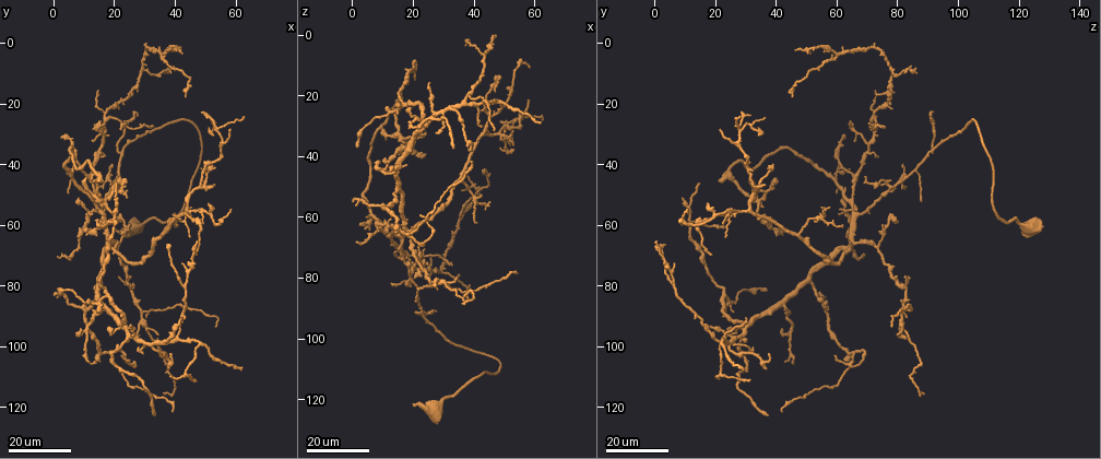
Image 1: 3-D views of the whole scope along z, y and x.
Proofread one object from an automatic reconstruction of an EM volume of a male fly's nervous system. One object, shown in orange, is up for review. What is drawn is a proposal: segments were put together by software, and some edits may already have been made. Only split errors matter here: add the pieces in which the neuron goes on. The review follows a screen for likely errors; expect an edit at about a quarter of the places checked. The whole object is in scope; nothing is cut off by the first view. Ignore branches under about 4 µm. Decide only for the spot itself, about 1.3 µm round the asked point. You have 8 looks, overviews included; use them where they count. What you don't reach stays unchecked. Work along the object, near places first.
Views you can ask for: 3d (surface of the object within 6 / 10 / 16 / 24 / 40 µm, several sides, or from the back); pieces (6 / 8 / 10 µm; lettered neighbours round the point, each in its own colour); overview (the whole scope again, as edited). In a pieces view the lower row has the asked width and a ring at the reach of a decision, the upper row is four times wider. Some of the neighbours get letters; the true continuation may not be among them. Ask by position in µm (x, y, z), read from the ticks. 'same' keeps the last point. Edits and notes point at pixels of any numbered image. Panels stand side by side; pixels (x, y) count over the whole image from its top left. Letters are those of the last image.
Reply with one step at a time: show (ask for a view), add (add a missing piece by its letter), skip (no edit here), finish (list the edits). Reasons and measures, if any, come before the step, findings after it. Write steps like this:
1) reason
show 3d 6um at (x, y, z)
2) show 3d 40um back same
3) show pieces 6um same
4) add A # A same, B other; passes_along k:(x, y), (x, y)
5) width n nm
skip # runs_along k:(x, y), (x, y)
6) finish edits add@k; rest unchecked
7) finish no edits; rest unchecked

an open end
show 3d 24um at (39, 110, 21)

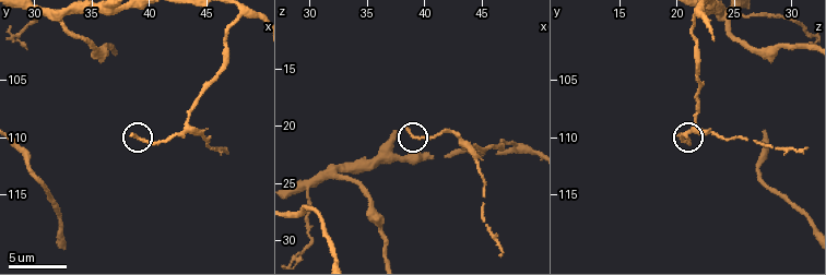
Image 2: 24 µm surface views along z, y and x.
show 3d 10um at (38.6, 109.8, 20.2)

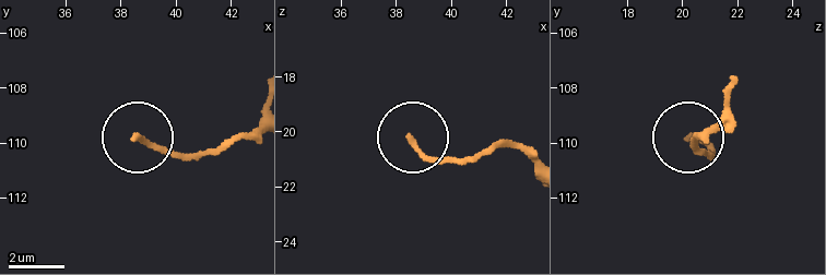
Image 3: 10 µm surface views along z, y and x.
show pieces 10um at (38.5, 109.8, 20.2)

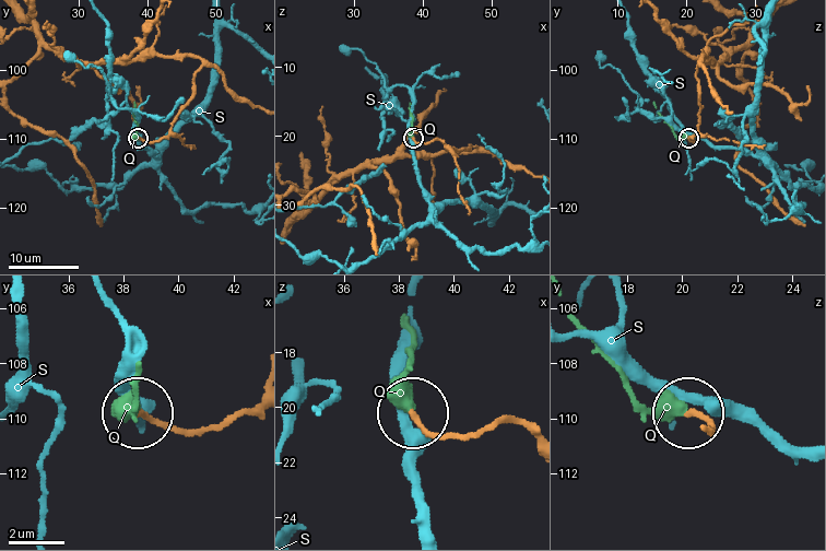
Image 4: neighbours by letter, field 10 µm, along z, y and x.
add Q # Q same, S other; the neuron continues

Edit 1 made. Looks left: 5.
branch stops here
show 3d 24um at (20, 51, 10)

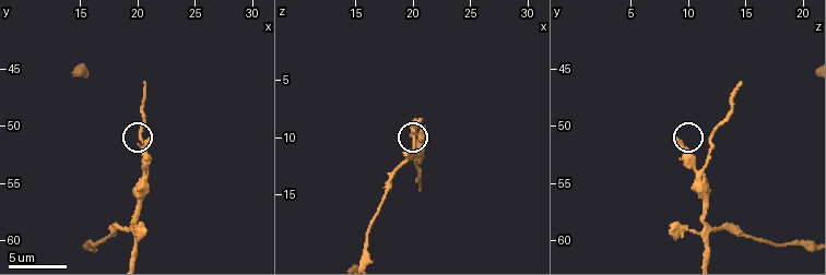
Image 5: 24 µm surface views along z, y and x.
show pieces 8um at (21.0, 51.2, 9.2)

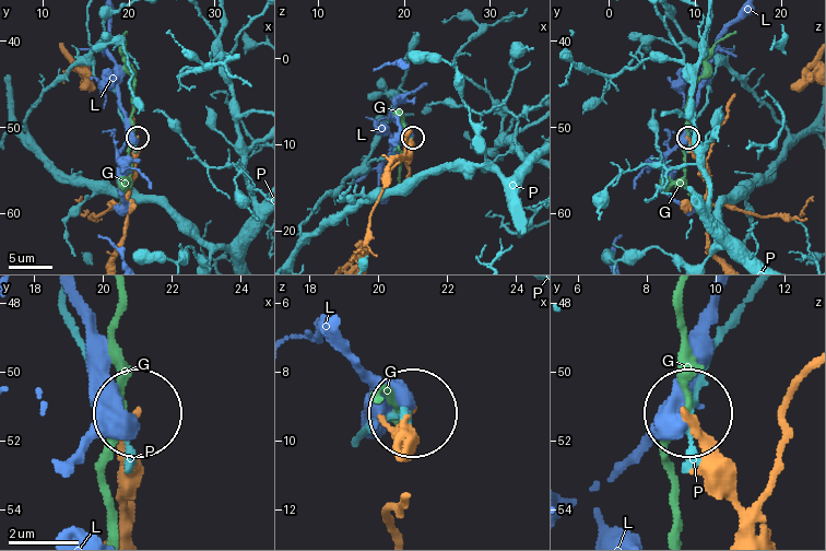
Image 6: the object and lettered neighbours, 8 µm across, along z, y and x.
skip # G other, L other, P other; no lettered piece goes on from it

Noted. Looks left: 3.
an open end
show 3d 24um at (10, 94, 42)

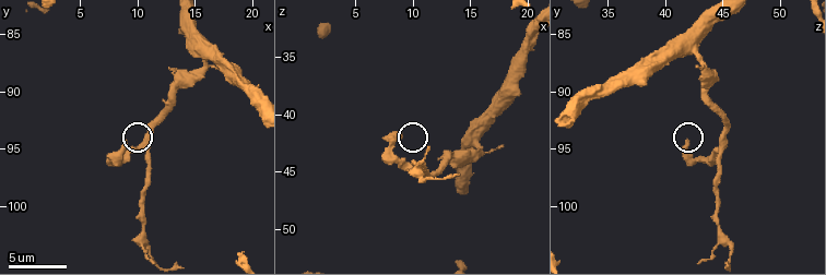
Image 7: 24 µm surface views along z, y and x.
see the neighbours
show pieces 8um at (8.8, 94.2, 41.8)

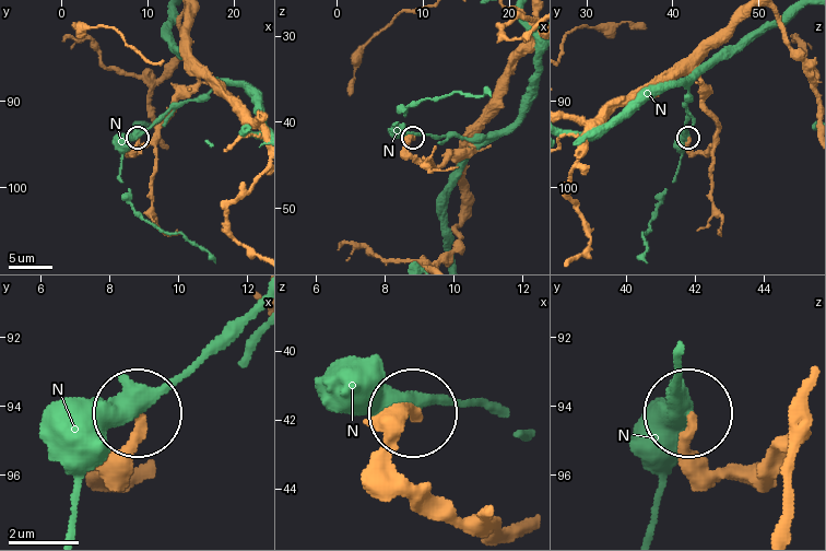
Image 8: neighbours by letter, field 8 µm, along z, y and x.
skip # N other; none of them fits

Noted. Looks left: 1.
tapers out
show pieces 10um at (20.6, 46.6, 14.6)

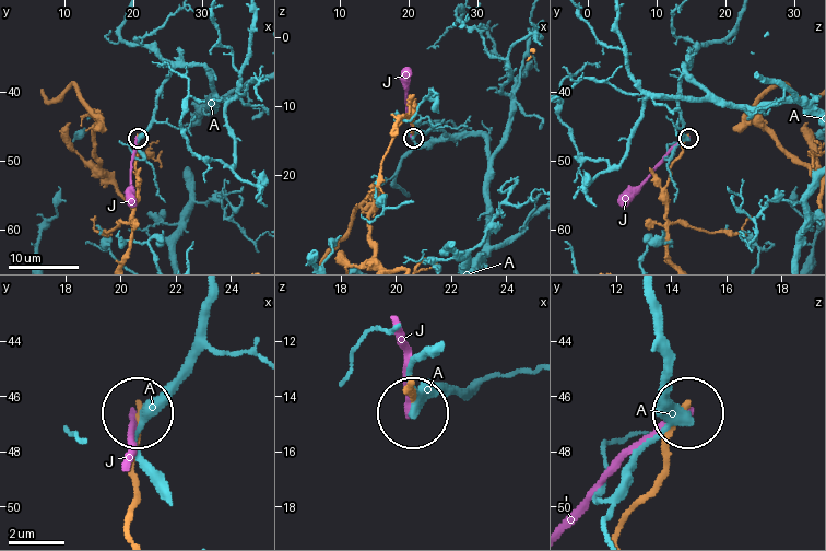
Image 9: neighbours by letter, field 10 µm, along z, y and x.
skip # A other, J other; none of them fits

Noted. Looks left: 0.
finish edits add@4; rest unchecked

